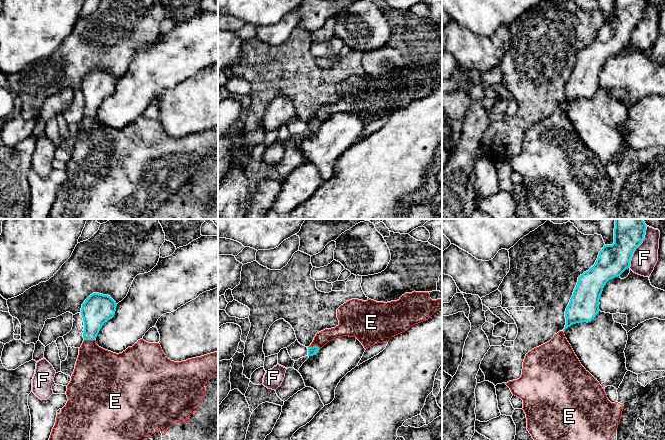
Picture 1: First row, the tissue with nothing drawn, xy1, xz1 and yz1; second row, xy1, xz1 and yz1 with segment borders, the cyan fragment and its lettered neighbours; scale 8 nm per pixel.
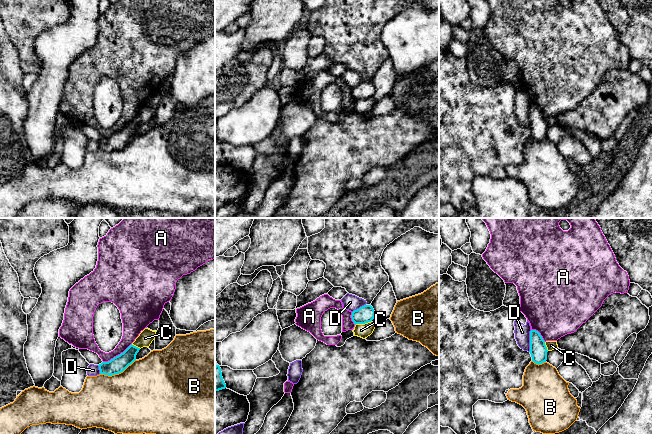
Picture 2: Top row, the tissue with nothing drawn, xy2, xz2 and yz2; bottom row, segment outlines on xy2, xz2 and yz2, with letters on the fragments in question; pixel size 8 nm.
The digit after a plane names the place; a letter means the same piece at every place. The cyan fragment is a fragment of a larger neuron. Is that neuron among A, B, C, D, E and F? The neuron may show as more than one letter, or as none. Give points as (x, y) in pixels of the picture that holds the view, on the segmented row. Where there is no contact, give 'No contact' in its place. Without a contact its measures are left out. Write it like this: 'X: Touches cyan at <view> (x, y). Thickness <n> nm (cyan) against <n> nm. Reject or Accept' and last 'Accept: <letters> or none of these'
A: Touches cyan at xy2 (118, 355). Thickness 140 nm (cyan) against 150 nm. Reject
B: Touches cyan at xy2 (117, 373). Thickness 140 nm (cyan) against 500 nm. Reject
C: Touches cyan at xz2 (363, 323). Thickness 140 nm (cyan) against 110 nm. Reject
D: Touches cyan at yz2 (530, 341). Thickness 140 nm (cyan) against 130 nm. Reject
E: Touches cyan at xy1 (89, 339). Thickness 240 nm (cyan) against 340 nm. Accept
F: Touches cyan at yz1 (638, 245). Thickness 240 nm (cyan) against 200 nm. Reject
Accept: E

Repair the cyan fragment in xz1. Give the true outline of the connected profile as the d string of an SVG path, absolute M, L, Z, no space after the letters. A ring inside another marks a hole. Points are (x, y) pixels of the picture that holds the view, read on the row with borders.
M428 292L405 293L399 300L387 303L376 302L369 298L367 301L349 300L337 309L339 325L317 333L308 347L308 356L316 355L324 345L336 337L356 337L365 349L378 343L388 342L411 326L428 320L438 309L442 309L442 298L432 300Z

